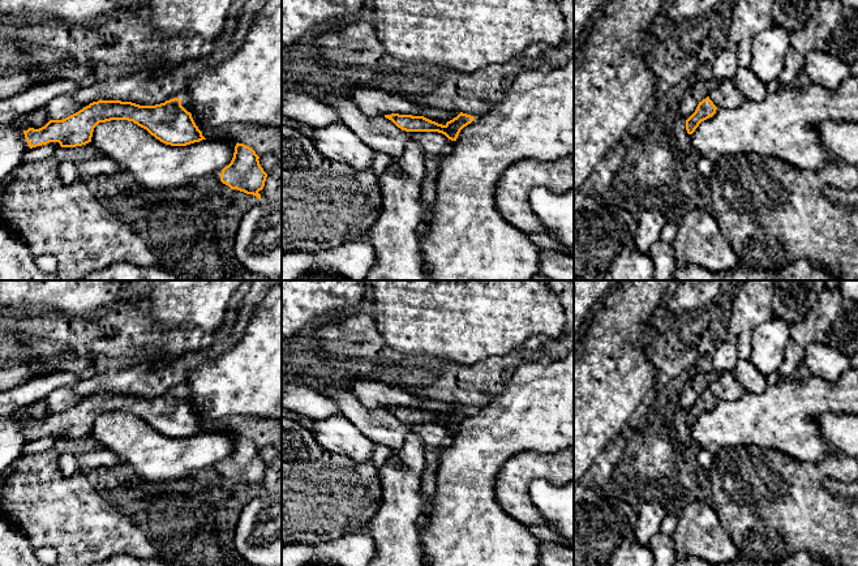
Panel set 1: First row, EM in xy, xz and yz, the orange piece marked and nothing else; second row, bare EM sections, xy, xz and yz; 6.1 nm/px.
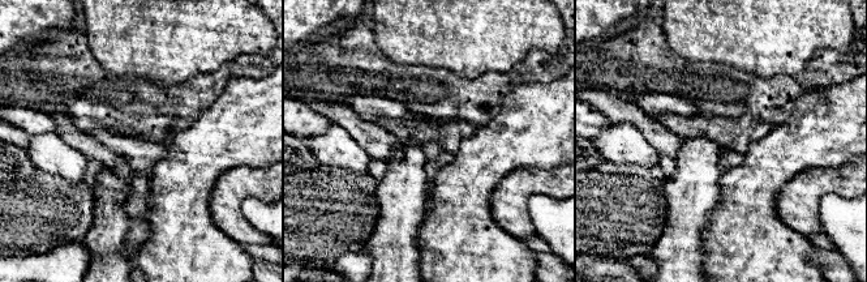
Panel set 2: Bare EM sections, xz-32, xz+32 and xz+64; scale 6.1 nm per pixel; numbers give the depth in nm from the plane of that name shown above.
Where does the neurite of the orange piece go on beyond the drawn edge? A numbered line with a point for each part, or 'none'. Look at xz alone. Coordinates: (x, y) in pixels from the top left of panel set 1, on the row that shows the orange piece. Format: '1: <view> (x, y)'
none

